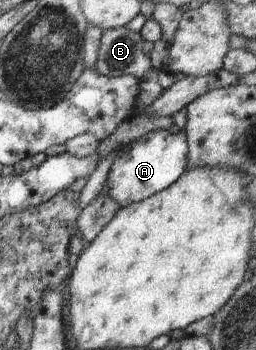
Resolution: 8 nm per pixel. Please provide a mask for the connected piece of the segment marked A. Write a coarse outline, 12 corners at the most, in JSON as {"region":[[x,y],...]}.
{"region":[[157,129],[117,154],[107,194],[120,207],[185,172],[186,134]]}

